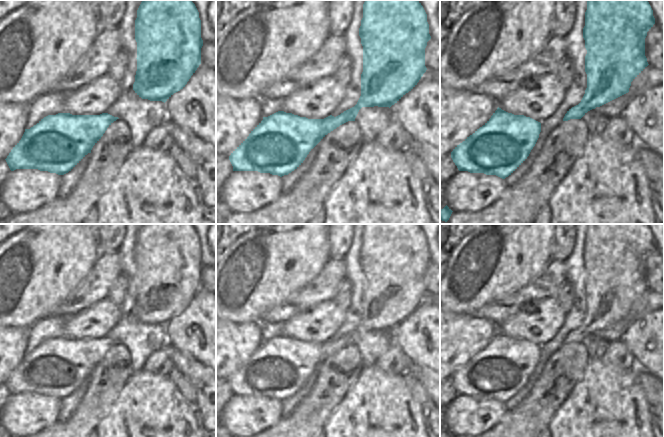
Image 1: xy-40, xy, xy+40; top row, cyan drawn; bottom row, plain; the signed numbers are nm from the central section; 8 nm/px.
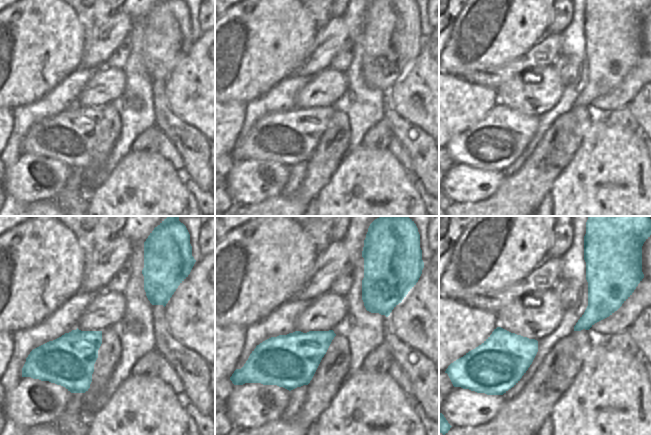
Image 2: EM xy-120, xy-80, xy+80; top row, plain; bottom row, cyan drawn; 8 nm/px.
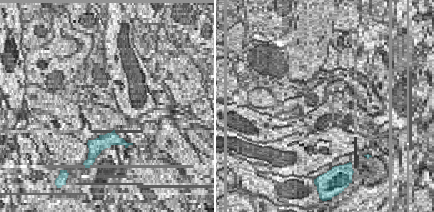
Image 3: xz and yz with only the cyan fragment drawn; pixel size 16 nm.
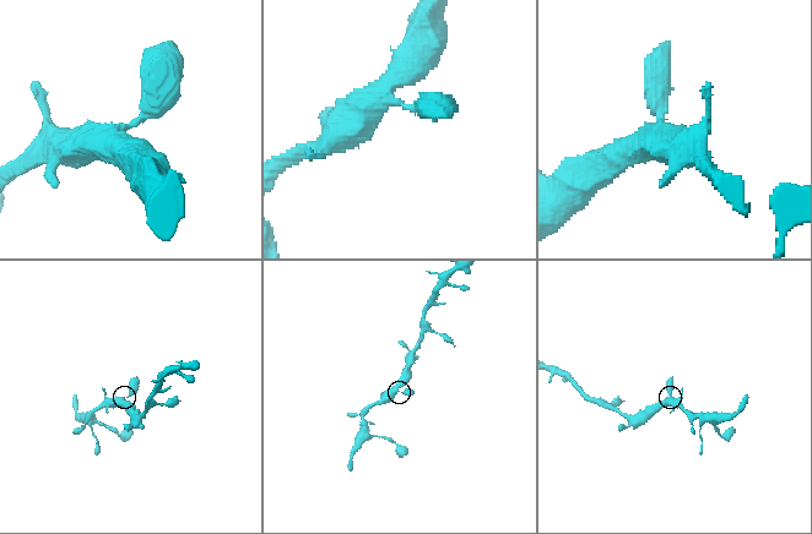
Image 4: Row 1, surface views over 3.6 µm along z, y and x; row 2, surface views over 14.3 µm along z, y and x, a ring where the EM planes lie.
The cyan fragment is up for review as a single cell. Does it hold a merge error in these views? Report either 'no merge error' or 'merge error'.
no merge error

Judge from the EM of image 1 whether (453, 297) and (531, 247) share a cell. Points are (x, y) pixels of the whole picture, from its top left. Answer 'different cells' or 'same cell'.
same cell

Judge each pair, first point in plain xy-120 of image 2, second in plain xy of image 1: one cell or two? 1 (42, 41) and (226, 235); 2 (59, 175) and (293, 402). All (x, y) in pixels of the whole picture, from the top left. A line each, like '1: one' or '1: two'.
1: two
2: two

